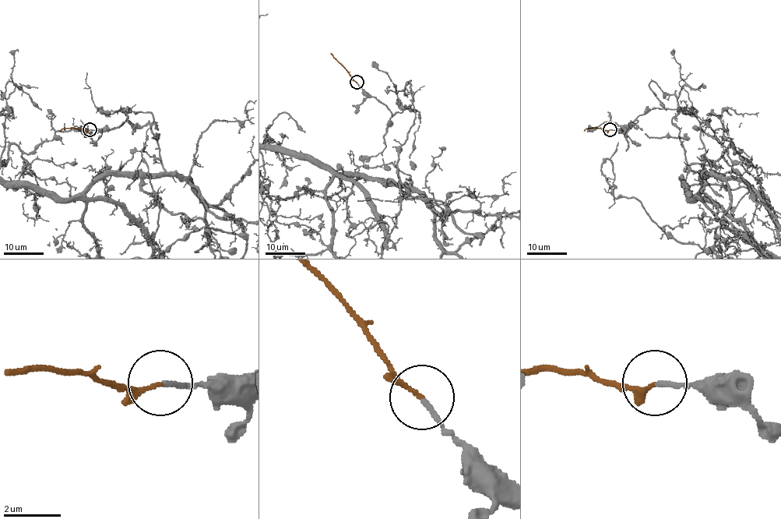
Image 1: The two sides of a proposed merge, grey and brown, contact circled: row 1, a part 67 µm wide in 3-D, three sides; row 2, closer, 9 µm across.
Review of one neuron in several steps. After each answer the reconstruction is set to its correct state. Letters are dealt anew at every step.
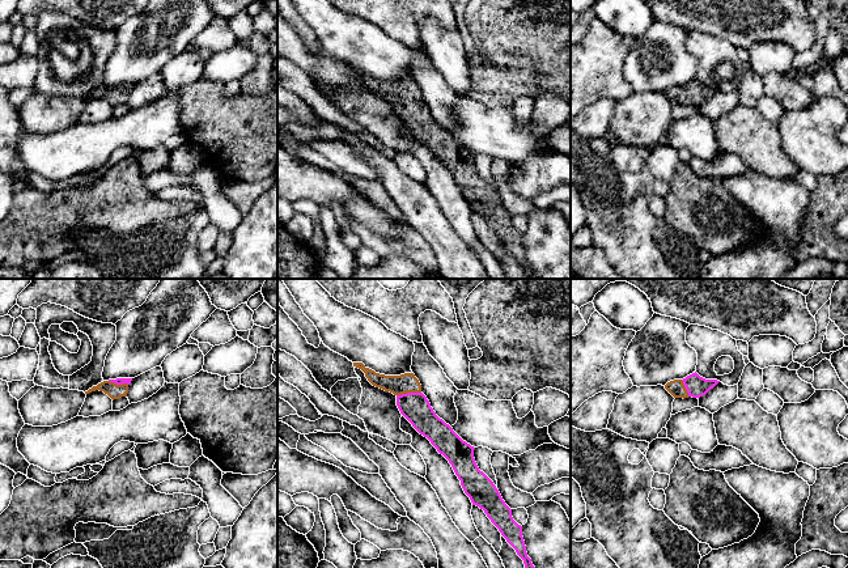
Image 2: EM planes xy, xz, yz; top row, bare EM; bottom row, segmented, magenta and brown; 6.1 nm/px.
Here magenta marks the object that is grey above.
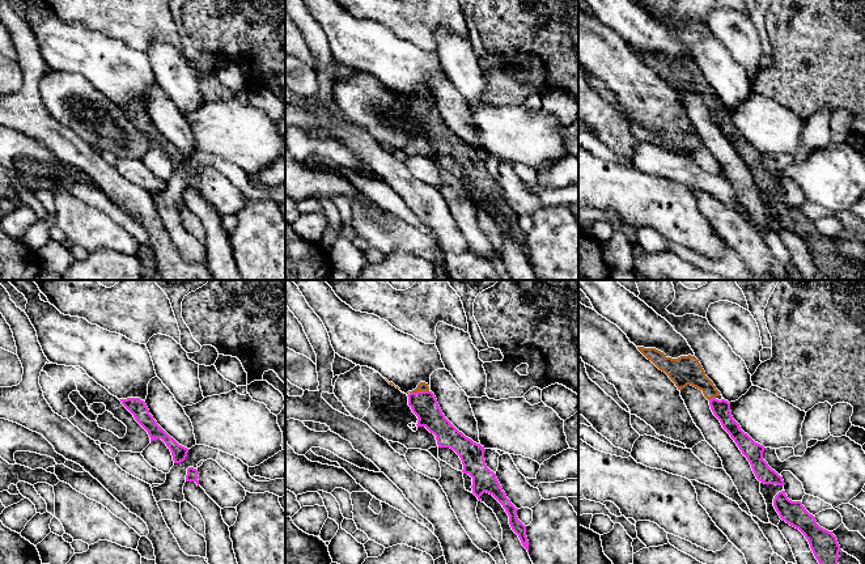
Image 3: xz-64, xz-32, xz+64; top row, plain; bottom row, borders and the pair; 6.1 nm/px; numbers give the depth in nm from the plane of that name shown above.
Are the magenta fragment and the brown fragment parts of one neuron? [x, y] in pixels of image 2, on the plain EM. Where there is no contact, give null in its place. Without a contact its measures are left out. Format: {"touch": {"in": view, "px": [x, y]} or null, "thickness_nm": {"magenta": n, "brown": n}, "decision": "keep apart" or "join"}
{"touch": {"in": "xz", "px": [408, 100]}, "thickness_nm": {"magenta": 180, "brown": 120}, "decision": "join"}

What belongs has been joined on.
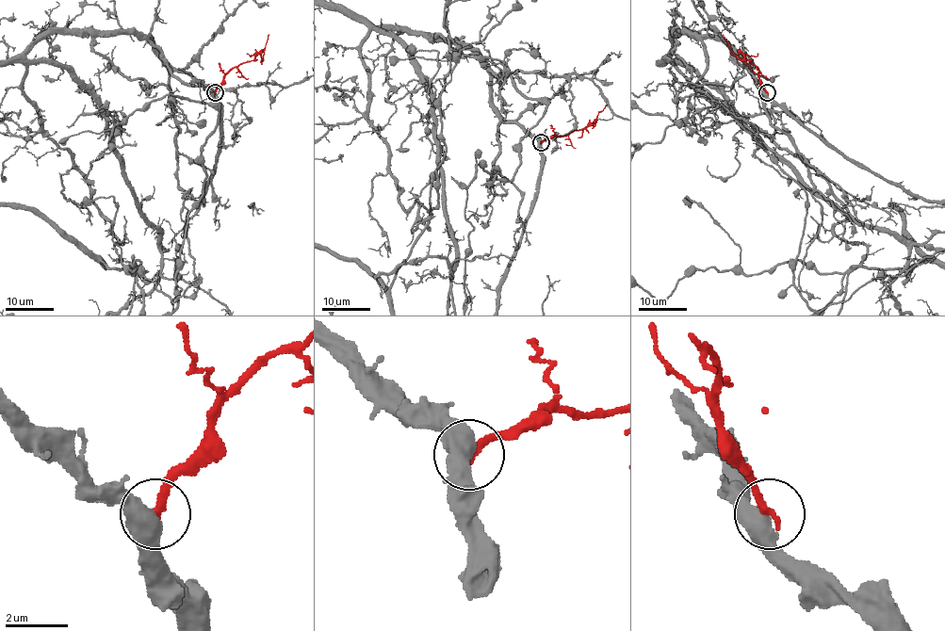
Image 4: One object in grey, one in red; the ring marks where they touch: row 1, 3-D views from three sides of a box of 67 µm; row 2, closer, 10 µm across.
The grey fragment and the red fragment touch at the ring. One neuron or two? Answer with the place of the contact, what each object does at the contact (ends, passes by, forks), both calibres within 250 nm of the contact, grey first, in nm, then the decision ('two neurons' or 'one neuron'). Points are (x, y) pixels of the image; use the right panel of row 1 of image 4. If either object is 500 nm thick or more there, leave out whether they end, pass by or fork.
(767, 92) | grey passes by | red ends | 480/280 nm | one neuron

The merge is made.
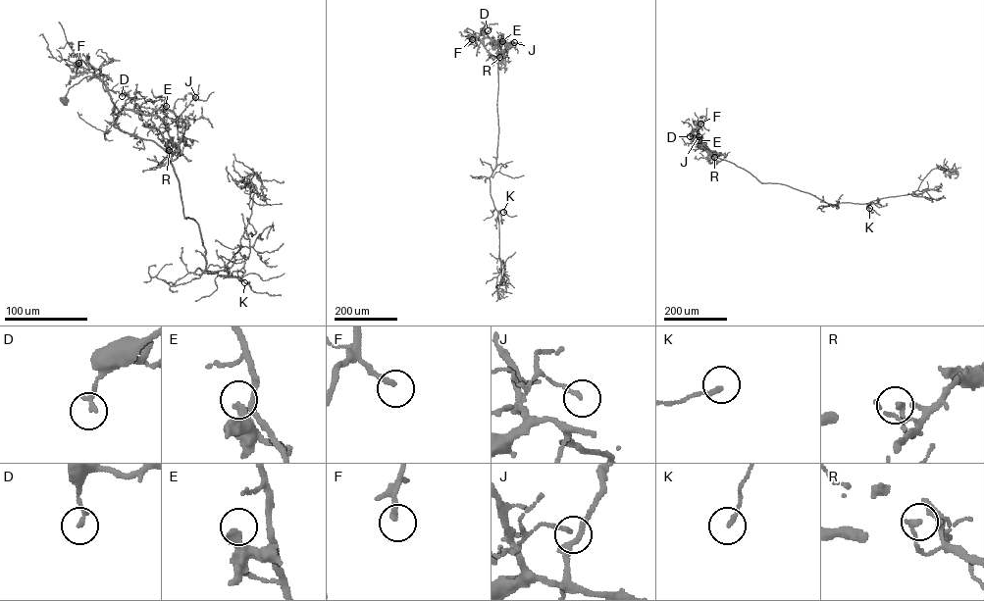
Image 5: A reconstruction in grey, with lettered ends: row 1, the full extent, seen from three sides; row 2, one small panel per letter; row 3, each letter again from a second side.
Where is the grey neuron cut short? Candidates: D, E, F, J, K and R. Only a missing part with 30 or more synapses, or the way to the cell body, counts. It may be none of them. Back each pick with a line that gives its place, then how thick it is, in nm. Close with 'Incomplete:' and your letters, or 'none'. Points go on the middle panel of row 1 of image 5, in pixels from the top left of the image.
Incomplete: none

